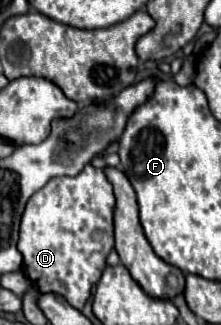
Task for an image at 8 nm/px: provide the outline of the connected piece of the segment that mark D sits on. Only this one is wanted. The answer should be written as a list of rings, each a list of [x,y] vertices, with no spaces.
[[[85,165],[75,177],[53,177],[43,189],[31,195],[25,205],[19,229],[19,251],[23,253],[23,269],[39,291],[63,295],[75,309],[83,309],[91,295],[91,287],[101,279],[105,259],[113,249],[113,207],[115,195],[111,183],[101,169]]]

